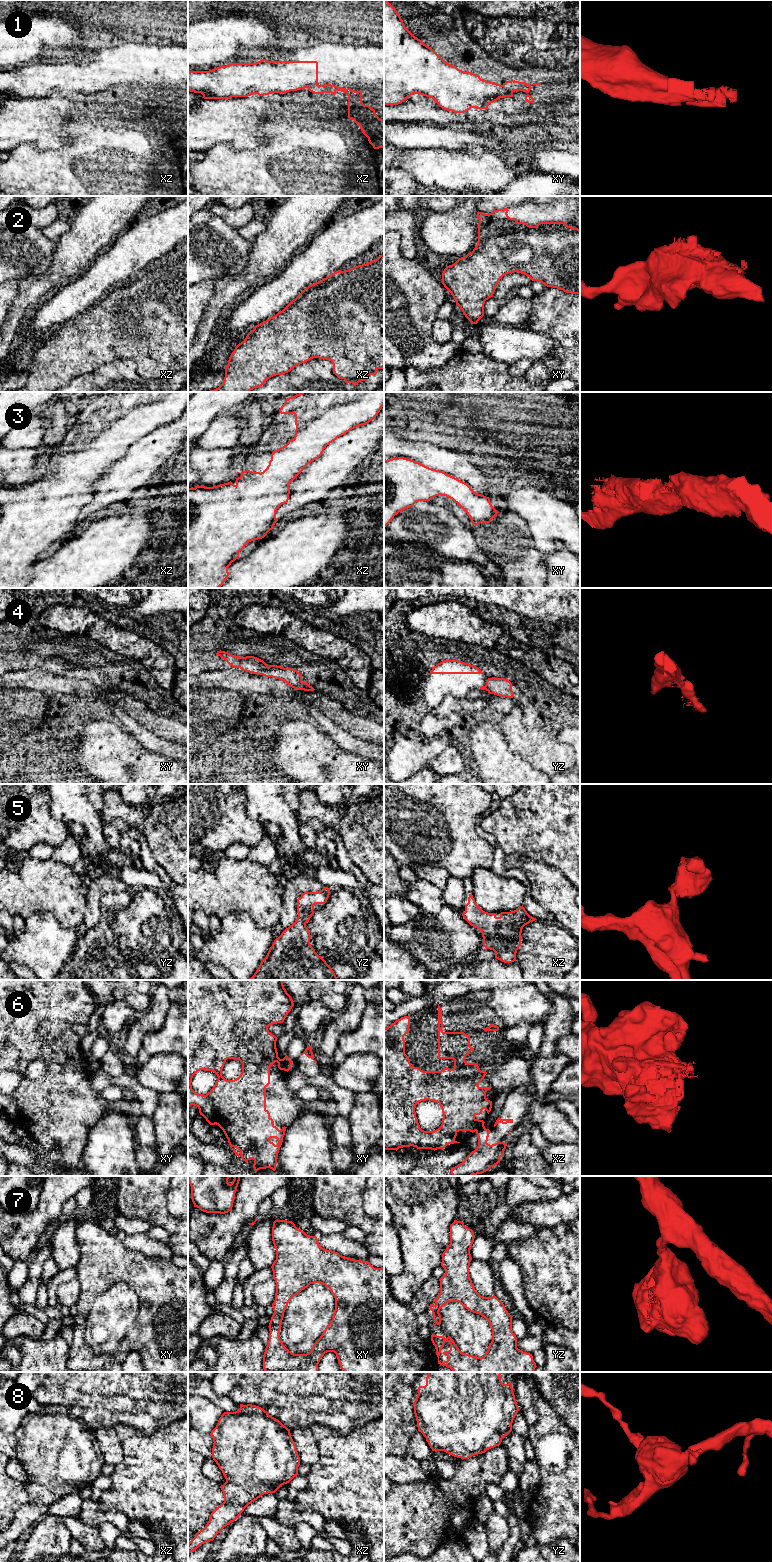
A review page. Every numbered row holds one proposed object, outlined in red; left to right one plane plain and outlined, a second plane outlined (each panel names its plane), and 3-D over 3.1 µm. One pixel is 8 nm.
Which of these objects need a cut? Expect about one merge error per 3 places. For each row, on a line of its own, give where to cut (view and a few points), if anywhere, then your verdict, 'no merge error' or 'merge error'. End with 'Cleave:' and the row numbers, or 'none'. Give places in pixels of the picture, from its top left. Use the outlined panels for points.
1: cut in xz along (316, 83), (306, 87); merge error
2: no cut; no merge error
3: no cut; no merge error
4: cut in xy along (302, 682), (304, 689); merge error
5: no cut; no merge error
6: cut in xy along (282, 1059), (282, 1067), (284, 1069); merge error
7: no cut; no merge error
8: no cut; no merge error
Cleave: 1, 4, 6

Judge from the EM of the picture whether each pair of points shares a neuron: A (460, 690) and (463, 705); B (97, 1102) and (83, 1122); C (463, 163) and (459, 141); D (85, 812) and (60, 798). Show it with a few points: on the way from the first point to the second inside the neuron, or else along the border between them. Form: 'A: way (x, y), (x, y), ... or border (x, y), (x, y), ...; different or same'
A: border (466, 697), (459, 698), (447, 695), (440, 705); different
B: way (92, 1107), (87, 1112), (86, 1117); same
C: border (438, 147), (485, 149); different
D: way (79, 809), (66, 799); same

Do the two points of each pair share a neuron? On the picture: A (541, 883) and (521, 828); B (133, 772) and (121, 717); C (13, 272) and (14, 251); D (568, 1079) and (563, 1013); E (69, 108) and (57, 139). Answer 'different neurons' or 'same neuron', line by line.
A: different neurons
B: different neurons
C: same neuron
D: different neurons
E: same neuron

